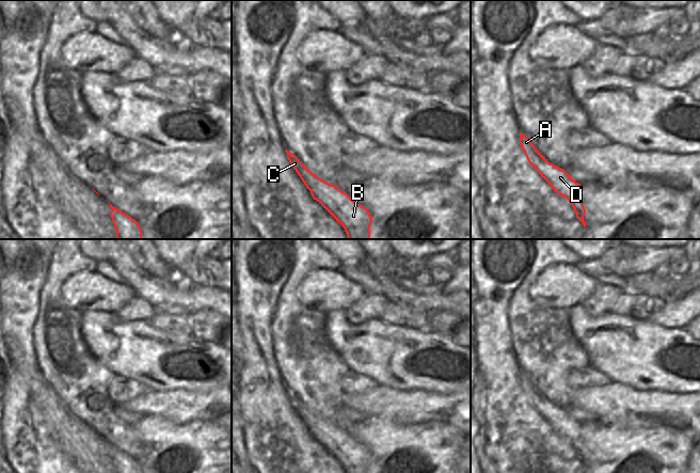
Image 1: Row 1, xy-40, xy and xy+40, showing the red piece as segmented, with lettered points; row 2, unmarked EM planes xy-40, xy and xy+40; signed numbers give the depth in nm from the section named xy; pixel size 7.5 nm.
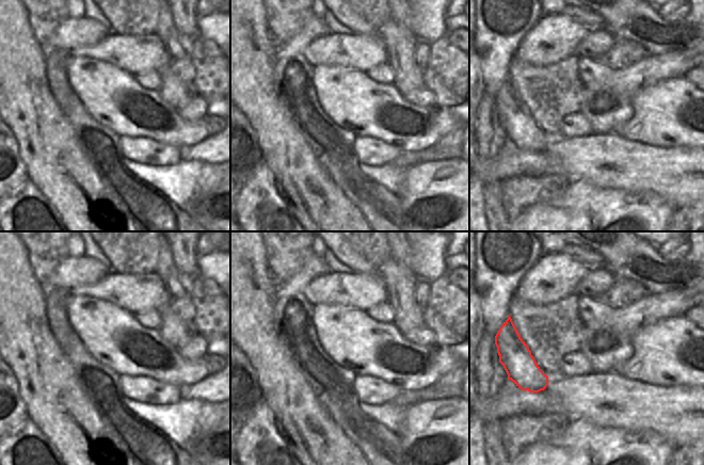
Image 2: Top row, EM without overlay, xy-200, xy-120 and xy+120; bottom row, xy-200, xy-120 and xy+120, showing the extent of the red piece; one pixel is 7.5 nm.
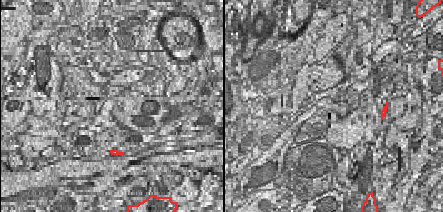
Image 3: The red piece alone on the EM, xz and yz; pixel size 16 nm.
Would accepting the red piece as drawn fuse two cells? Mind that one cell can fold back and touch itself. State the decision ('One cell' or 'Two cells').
Two cells

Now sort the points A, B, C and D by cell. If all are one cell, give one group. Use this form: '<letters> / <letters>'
A C / B D

